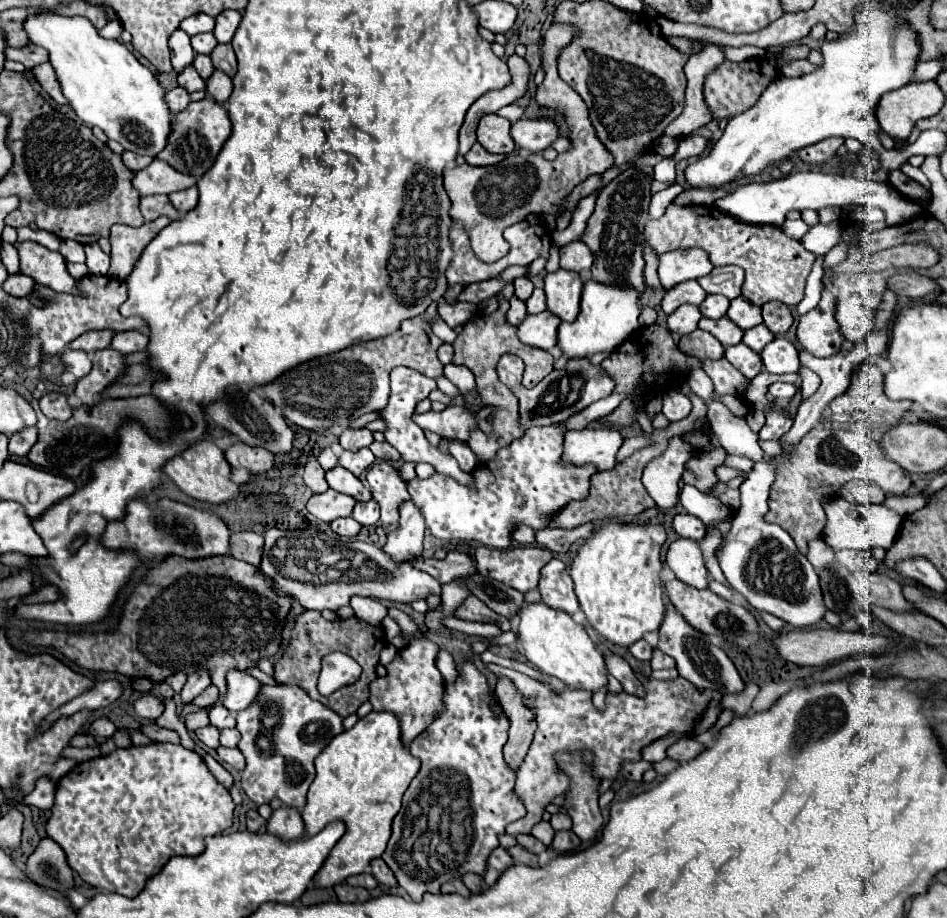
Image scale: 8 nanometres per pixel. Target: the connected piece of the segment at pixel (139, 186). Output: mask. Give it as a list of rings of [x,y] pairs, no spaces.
[[[154,160],[148,168],[138,170],[132,178],[132,186],[138,190],[140,196],[150,194],[170,194],[178,190],[186,190],[196,184],[194,176],[186,176],[182,172],[174,172],[166,162]]]

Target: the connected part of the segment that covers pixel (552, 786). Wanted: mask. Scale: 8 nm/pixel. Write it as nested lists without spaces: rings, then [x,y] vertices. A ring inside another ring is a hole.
[[[486,664],[486,668],[496,676],[508,678],[520,694],[534,700],[534,708],[536,708],[538,728],[534,734],[534,742],[522,766],[516,772],[516,786],[514,786],[528,814],[506,828],[506,834],[510,836],[528,834],[530,828],[542,820],[546,806],[554,798],[570,790],[570,784],[572,784],[570,776],[562,772],[556,764],[558,752],[592,752],[592,758],[594,758],[592,776],[596,780],[616,780],[622,774],[622,764],[640,760],[642,748],[646,748],[654,740],[670,732],[678,732],[678,734],[690,732],[690,736],[698,736],[706,732],[720,714],[720,698],[722,698],[720,692],[700,692],[682,678],[676,678],[672,682],[660,682],[660,680],[652,680],[652,678],[636,674],[646,688],[646,698],[630,696],[626,692],[618,696],[608,694],[606,710],[598,712],[592,704],[592,692],[568,688],[556,696],[548,686],[516,670],[502,668],[498,664]],[[688,718],[690,718],[690,726],[688,726]]]

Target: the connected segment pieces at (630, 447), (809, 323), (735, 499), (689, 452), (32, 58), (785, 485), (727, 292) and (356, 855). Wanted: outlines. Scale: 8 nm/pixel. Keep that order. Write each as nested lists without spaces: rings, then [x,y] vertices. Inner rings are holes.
[[[632,436],[632,438],[626,438],[626,442],[622,444],[616,460],[624,460],[626,456],[630,456],[630,452],[636,452],[636,450],[646,448],[646,446],[650,446],[650,444],[652,444],[652,440],[650,440],[648,436]]]
[[[830,282],[822,284],[818,306],[808,314],[800,316],[800,322],[796,328],[796,336],[802,348],[818,358],[834,356],[836,352],[840,352],[840,346],[844,342],[838,332],[838,324],[834,320],[834,308],[832,308],[834,295],[830,290],[831,287]]]
[[[737,476],[728,482],[728,489],[725,494],[722,494],[720,500],[733,511],[738,511],[741,506],[739,486],[743,482],[742,476]]]
[[[676,436],[670,440],[668,450],[645,467],[641,480],[658,508],[672,508],[678,502],[680,476],[686,460],[694,454],[696,450]]]
[[[26,44],[22,48],[4,48],[6,60],[14,60],[14,62],[22,62],[28,70],[34,68],[36,64],[46,62],[46,52],[42,52],[42,48],[34,48],[34,44]]]
[[[814,428],[802,438],[802,444],[798,446],[798,452],[790,458],[790,462],[778,468],[768,502],[770,510],[764,520],[782,526],[794,538],[800,554],[806,556],[808,542],[822,538],[826,526],[822,498],[836,498],[840,494],[840,488],[850,480],[872,482],[880,486],[886,496],[904,494],[912,484],[910,476],[898,464],[888,460],[880,444],[870,436],[850,430]]]
[[[724,266],[716,268],[714,274],[702,276],[698,282],[708,294],[722,294],[728,300],[740,296],[740,286],[744,282],[744,272],[738,266]],[[716,274],[716,278],[714,278]]]
[[[370,712],[366,718],[360,718],[354,728],[338,734],[316,758],[316,778],[308,790],[308,802],[302,810],[302,818],[300,818],[300,810],[282,806],[282,808],[274,810],[272,818],[268,820],[266,832],[284,840],[284,842],[290,842],[302,834],[316,836],[330,822],[342,822],[346,826],[342,842],[334,846],[334,850],[330,852],[330,856],[324,862],[324,866],[314,876],[314,886],[328,888],[328,886],[342,884],[346,878],[362,874],[374,858],[380,858],[384,854],[386,844],[390,840],[390,834],[392,834],[392,830],[390,830],[392,820],[400,812],[402,796],[408,790],[414,776],[418,774],[418,770],[420,770],[418,758],[414,758],[400,742],[398,718],[394,718],[390,712]]]

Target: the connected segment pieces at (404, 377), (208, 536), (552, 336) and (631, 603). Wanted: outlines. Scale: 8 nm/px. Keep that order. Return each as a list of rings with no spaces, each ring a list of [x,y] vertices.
[[[398,366],[398,368],[394,368],[394,370],[390,372],[390,388],[392,388],[392,392],[390,392],[388,406],[378,411],[381,419],[386,420],[386,424],[388,424],[388,430],[384,432],[386,442],[392,444],[392,446],[400,452],[400,456],[402,456],[404,462],[428,462],[428,464],[432,464],[436,470],[440,470],[440,474],[454,478],[458,484],[464,484],[464,486],[474,484],[474,476],[468,474],[468,472],[462,472],[462,470],[458,468],[458,462],[456,462],[452,456],[446,456],[446,454],[442,454],[438,448],[430,446],[428,440],[424,438],[424,430],[422,430],[418,424],[412,422],[412,415],[415,413],[416,404],[418,404],[420,400],[428,398],[428,394],[438,388],[438,386],[436,386],[436,380],[434,380],[434,378],[428,378],[428,376],[420,374],[420,372],[416,372],[416,370],[412,370],[412,368]]]
[[[138,498],[130,502],[126,508],[126,518],[120,522],[110,522],[102,536],[102,542],[108,548],[134,548],[144,558],[164,554],[178,554],[184,558],[228,554],[229,539],[230,532],[218,516],[168,498]]]
[[[548,310],[540,314],[530,314],[518,326],[518,336],[524,344],[550,350],[552,346],[556,346],[556,332],[558,332],[560,322],[562,320]]]
[[[600,522],[596,534],[580,546],[570,576],[588,624],[618,646],[632,646],[644,634],[658,630],[664,618],[660,584],[660,546],[666,532],[660,524]]]

